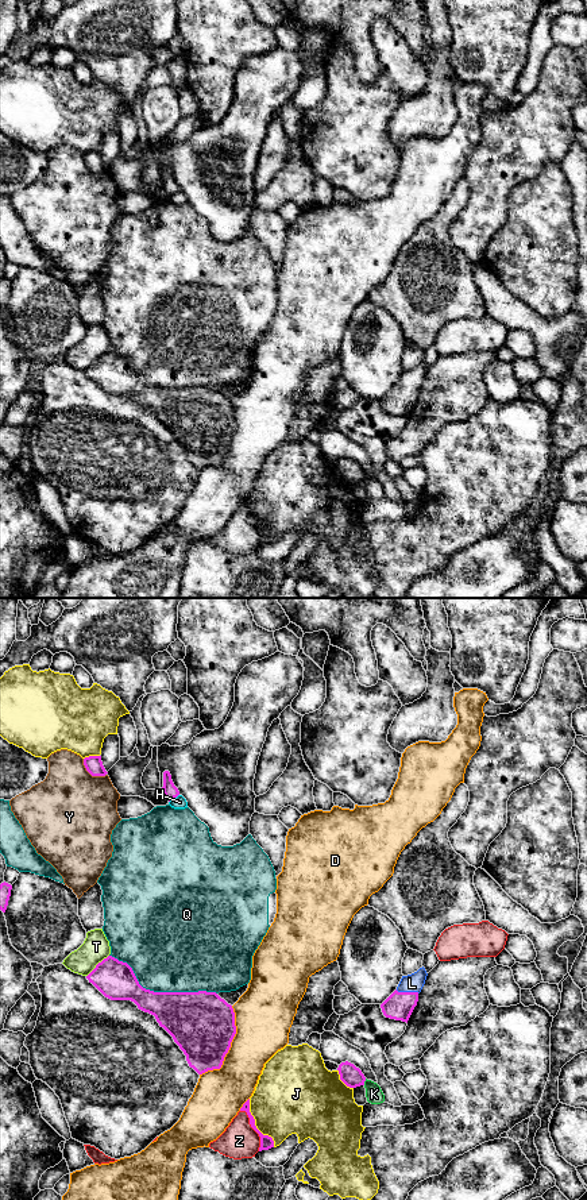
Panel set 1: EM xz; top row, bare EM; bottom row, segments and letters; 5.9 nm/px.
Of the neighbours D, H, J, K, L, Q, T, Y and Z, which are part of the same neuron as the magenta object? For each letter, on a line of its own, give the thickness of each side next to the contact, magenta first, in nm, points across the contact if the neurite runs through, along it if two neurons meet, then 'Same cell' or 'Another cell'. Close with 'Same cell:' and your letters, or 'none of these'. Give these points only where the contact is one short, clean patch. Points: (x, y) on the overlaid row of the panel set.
D: Thickness 380 nm (magenta) against 320 nm. Another cell
H: Thickness 90 nm (magenta) against 80 nm. Boundary: xz (178, 794), (169, 802). Another cell
J: Thickness 80 nm (magenta) against 400 nm. Another cell
K: Thickness 120 nm (magenta) against 100 nm. Another cell
L: Thickness 170 nm (magenta) against 110 nm. Path across: xz (398, 1006), (408, 992), (412, 983). Same cell
Q: Thickness 320 nm (magenta) against 480 nm. Another cell
T: Thickness 220 nm (magenta) against 160 nm. Another cell
Y: Thickness 110 nm (magenta) against 480 nm. Another cell
Z: Thickness 80 nm (magenta) against 220 nm. Another cell
Same cell: L

